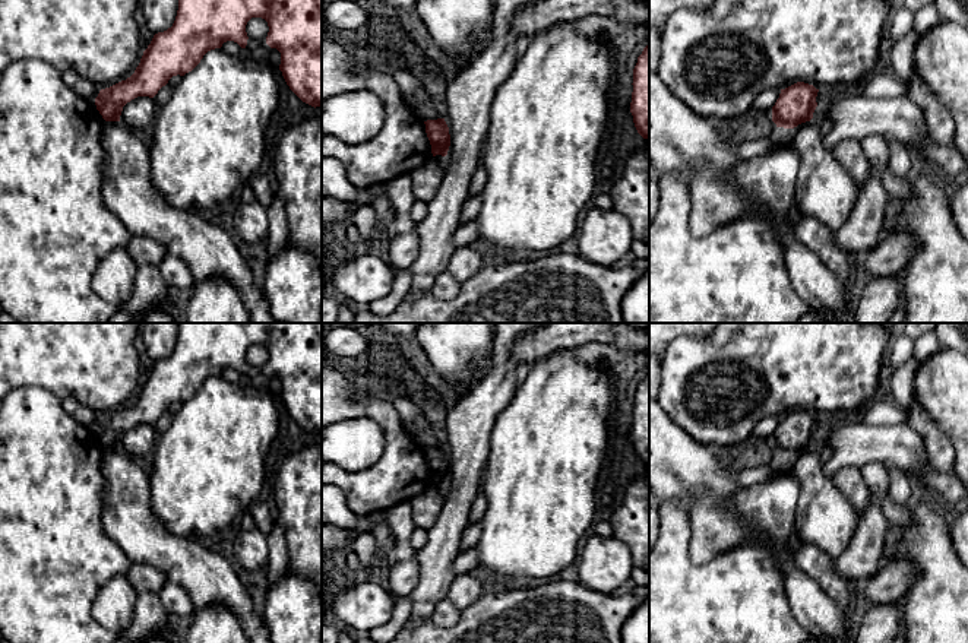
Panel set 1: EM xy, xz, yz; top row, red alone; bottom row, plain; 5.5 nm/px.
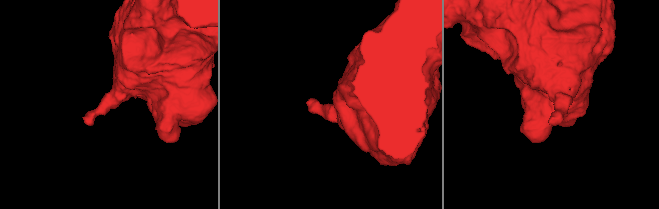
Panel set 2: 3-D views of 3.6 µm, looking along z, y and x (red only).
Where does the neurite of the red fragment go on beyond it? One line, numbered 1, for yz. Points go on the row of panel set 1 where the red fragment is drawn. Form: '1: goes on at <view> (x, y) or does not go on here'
1: does not go on here

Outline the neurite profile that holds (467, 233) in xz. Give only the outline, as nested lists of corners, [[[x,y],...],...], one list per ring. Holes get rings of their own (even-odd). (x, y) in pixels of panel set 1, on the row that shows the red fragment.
[[[477,221],[462,222],[453,235],[453,241],[458,247],[469,246],[480,238],[480,229]]]

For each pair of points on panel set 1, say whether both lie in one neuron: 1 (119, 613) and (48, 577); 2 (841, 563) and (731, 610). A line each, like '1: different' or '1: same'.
1: different
2: different

